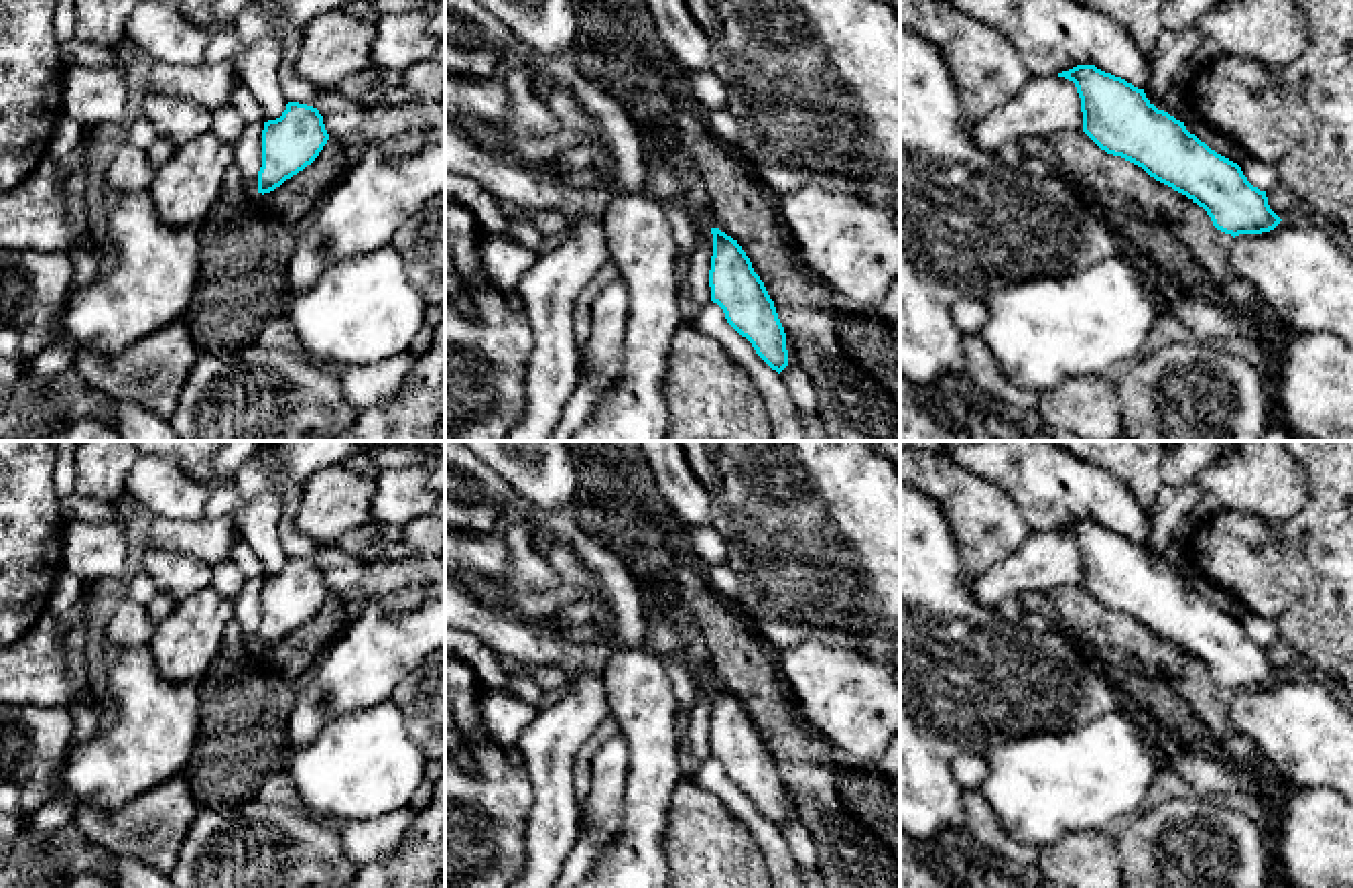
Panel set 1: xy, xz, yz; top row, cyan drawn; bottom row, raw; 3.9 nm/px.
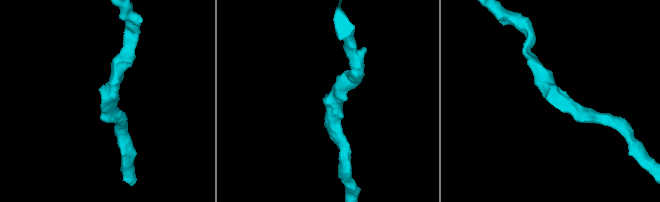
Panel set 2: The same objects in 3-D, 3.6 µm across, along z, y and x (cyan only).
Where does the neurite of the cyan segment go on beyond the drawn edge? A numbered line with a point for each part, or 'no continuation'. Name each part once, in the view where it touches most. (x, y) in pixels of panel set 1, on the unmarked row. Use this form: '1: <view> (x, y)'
no continuation

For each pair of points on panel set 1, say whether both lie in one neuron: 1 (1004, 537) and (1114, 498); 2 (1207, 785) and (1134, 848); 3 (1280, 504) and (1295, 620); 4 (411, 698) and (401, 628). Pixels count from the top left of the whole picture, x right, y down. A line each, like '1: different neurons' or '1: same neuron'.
1: different neurons
2: different neurons
3: different neurons
4: different neurons

